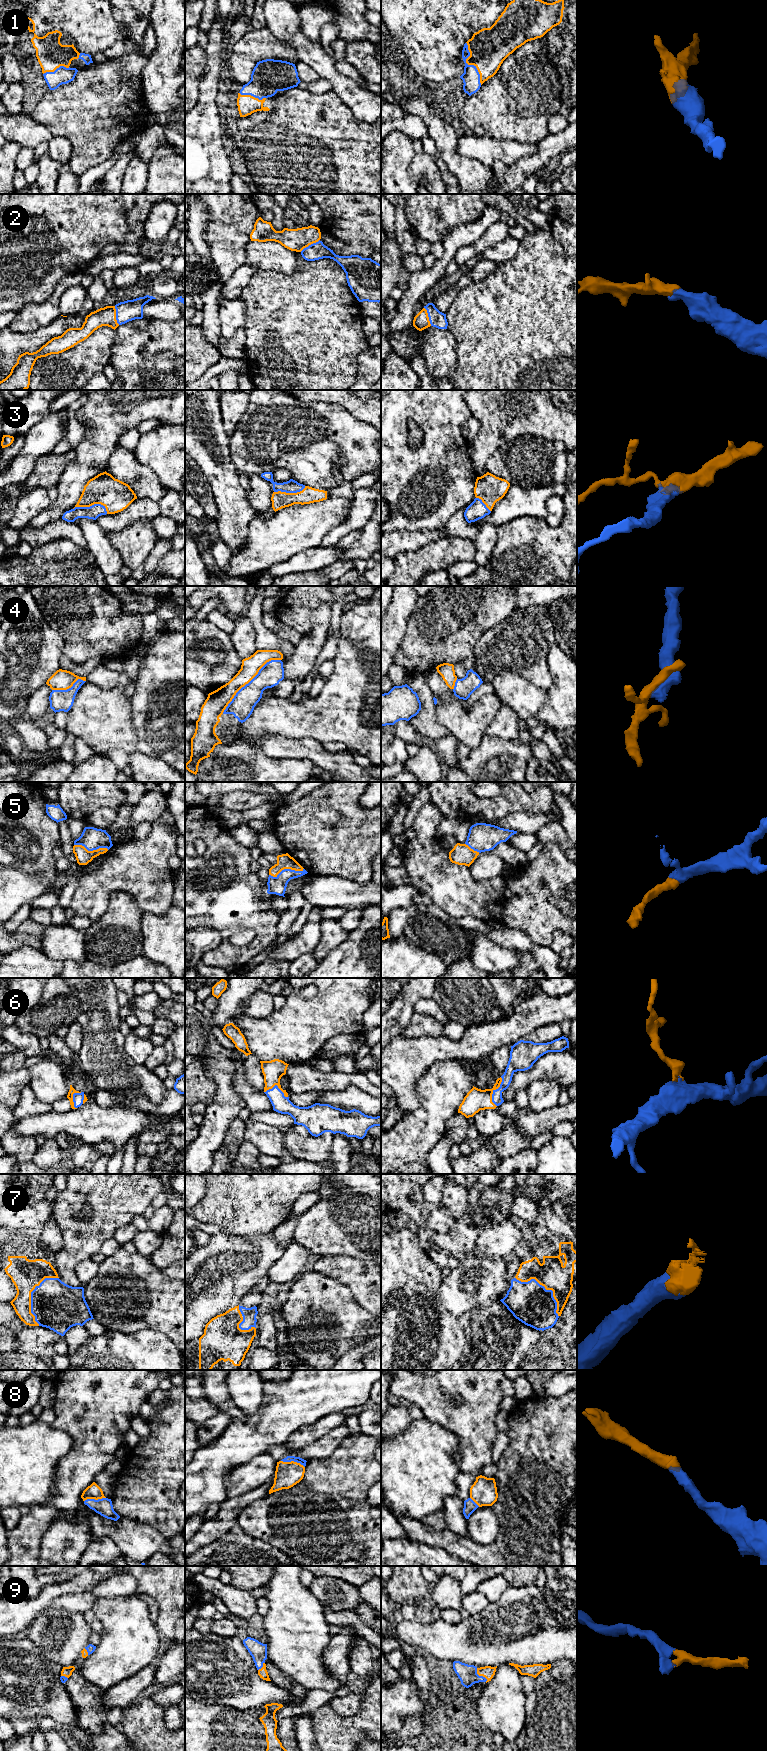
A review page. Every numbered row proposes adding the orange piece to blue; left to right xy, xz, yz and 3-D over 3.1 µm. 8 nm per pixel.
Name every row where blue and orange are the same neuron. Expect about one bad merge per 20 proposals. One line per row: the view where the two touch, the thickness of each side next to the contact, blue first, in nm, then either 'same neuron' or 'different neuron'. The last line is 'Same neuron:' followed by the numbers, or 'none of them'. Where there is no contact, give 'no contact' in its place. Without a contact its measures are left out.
1: meets blue in yz; 140 nm thick on the blue side, 320 nm on the other; same neuron
2: meets blue in xz; 140 nm thick on the blue side, 180 nm on the other; same neuron
3: meets blue in xy; 110 nm thick on the blue side, 240 nm on the other; same neuron
4: meets blue in xz; 190 nm thick on the blue side, 150 nm on the other; different neuron
5: meets blue in xz; 140 nm thick on the blue side, 120 nm on the other; same neuron
6: meets blue in yz; 90 nm thick on the blue side, 180 nm on the other; same neuron
7: meets blue in yz; 340 nm thick on the blue side, 240 nm on the other; same neuron
8: meets blue in xz; 50 nm thick on the blue side, 200 nm on the other; same neuron
9: meets blue in yz; 150 nm thick on the blue side, 100 nm on the other; same neuron
Same neuron: 1, 2, 3, 5, 6, 7, 8, 9

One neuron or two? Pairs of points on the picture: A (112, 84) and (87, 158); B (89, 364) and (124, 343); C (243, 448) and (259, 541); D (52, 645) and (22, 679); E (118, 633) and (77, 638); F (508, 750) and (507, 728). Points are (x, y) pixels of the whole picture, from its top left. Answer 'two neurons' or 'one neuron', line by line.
A: one neuron
B: two neurons
C: two neurons
D: one neuron
E: one neuron
F: two neurons

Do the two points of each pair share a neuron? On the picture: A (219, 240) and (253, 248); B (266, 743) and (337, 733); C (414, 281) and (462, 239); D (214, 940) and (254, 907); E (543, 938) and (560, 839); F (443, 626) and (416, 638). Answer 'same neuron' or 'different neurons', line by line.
A: different neurons
B: different neurons
C: same neuron
D: different neurons
E: different neurons
F: same neuron

